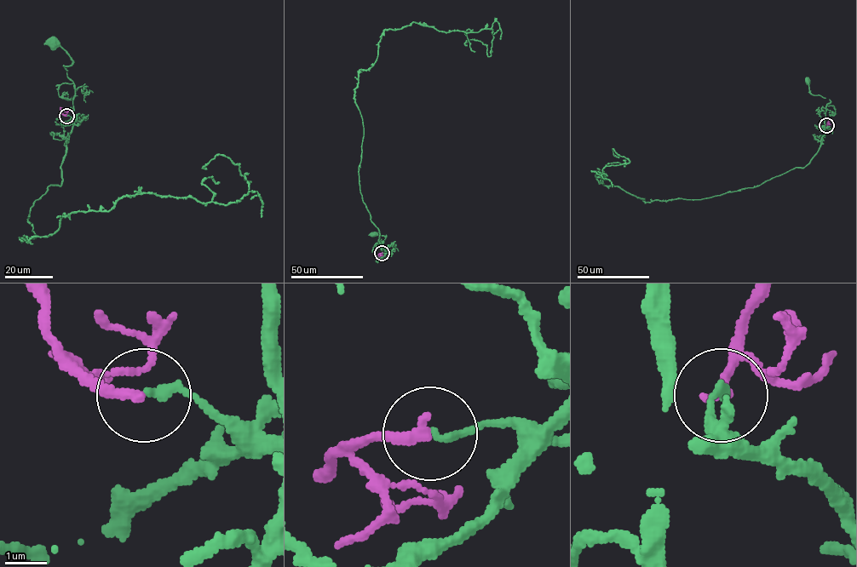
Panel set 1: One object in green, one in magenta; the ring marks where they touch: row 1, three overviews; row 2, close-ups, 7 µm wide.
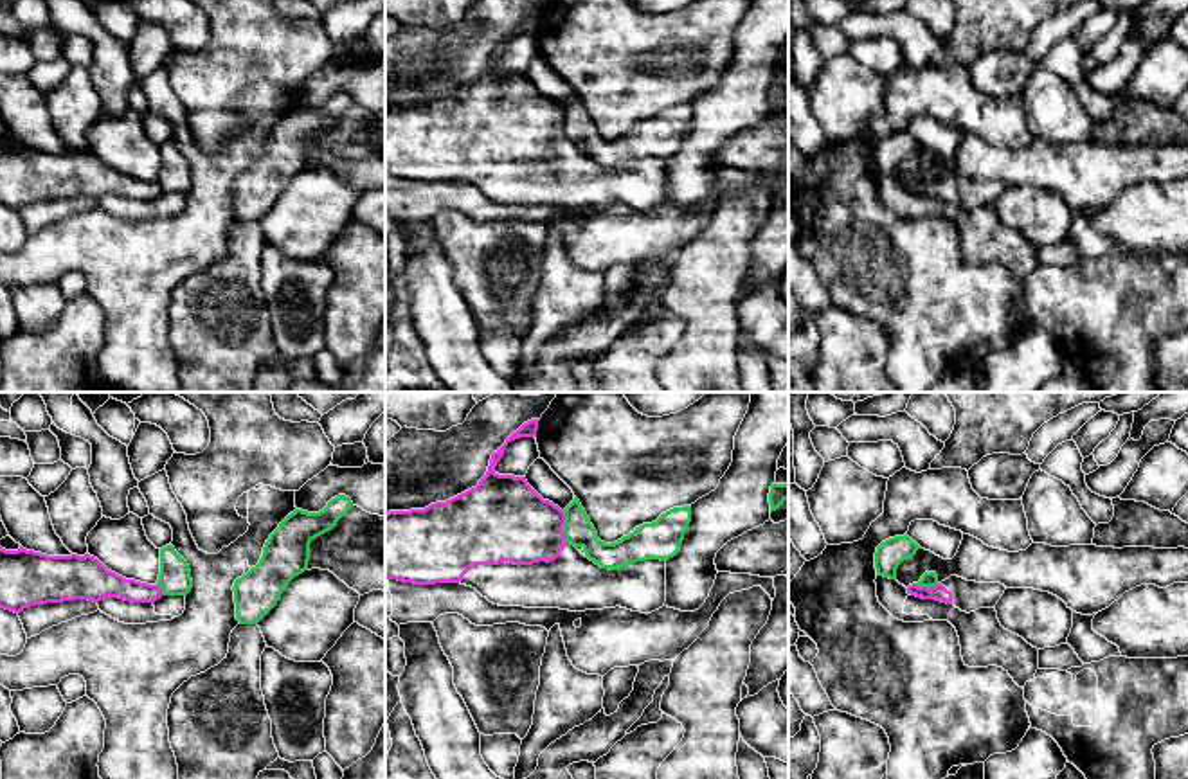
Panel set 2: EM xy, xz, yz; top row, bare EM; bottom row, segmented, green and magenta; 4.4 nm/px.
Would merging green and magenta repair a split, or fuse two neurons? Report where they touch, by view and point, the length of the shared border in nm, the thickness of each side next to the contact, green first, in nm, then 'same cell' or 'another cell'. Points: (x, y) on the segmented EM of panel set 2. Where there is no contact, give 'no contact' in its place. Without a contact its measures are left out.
contact xz (564, 528); length 150 nm; calibres 130 and 360 nm; another cell

